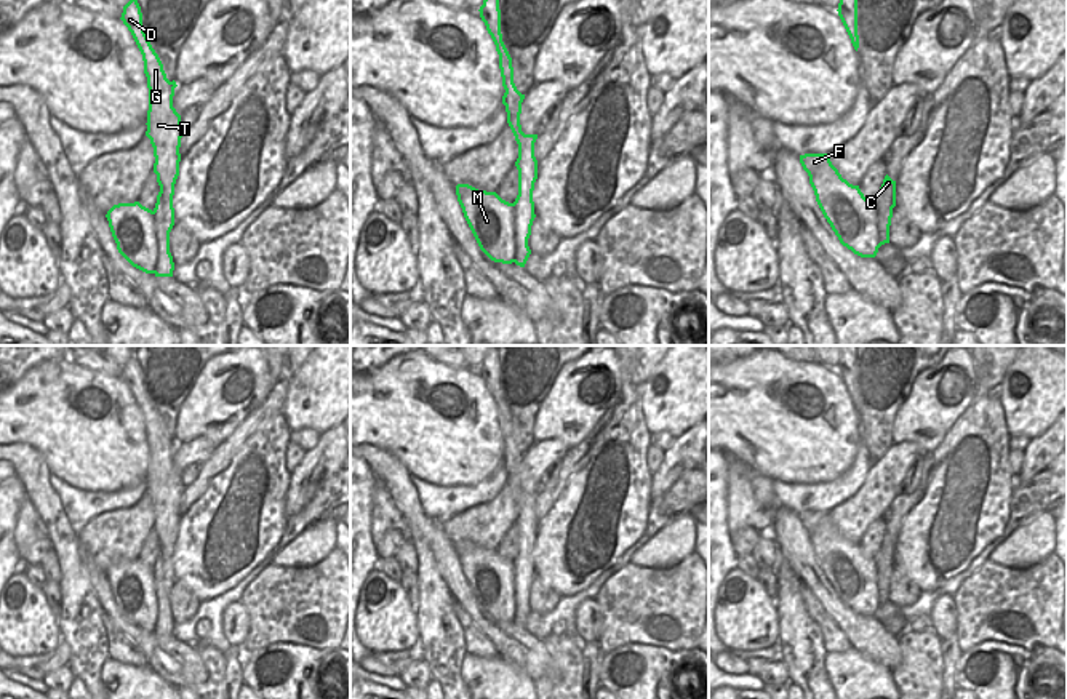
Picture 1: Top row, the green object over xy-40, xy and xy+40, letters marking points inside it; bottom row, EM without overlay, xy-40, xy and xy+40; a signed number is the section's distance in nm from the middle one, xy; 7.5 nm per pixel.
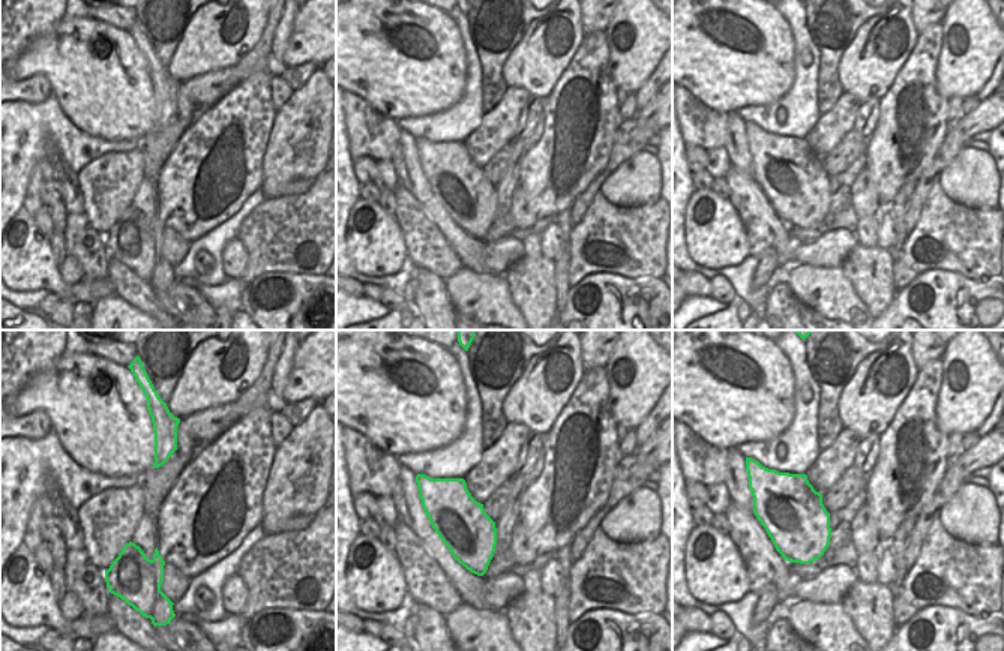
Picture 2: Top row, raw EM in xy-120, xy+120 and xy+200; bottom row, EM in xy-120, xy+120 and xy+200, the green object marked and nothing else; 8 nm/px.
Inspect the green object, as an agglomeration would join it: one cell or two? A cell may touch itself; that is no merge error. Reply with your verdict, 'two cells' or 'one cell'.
two cells

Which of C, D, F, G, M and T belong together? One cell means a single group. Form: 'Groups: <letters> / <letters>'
Groups: C D G T / F M

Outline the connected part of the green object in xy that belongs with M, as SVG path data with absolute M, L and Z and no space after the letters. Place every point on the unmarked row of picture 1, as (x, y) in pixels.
M458 542L456 553L480 608L494 621L515 621L515 563L469 542Z

